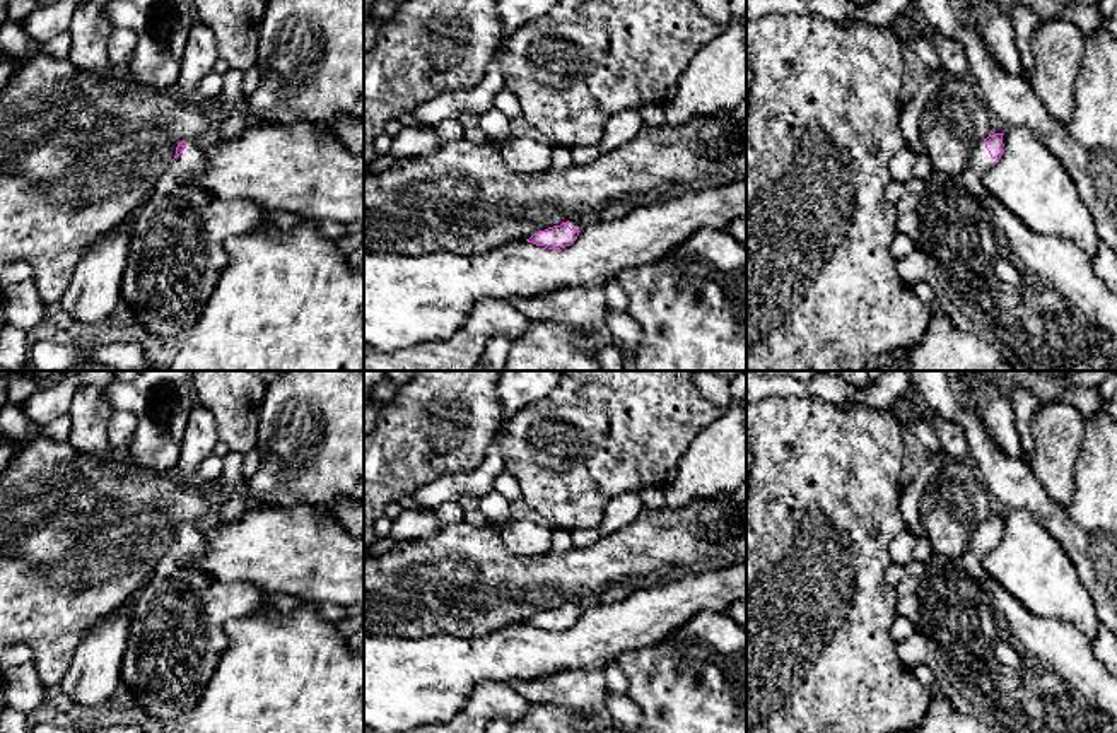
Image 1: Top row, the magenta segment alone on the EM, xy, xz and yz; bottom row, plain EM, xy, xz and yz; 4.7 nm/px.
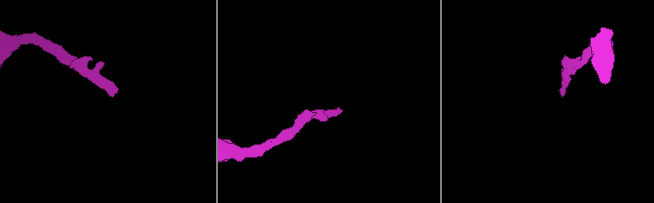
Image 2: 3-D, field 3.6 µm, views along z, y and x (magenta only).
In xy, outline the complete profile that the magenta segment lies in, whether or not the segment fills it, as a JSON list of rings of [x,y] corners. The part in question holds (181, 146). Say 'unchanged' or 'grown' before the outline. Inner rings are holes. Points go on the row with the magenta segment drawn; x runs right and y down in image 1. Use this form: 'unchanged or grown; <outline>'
grown; [[[179,142],[174,161],[133,214],[121,299],[154,337],[183,338],[195,326],[227,267],[224,243],[229,237],[266,232],[273,226],[268,219],[273,212],[244,198],[215,198],[188,183],[205,164],[205,152],[196,142]]]

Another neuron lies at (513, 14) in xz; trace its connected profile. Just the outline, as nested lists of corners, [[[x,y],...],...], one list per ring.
[[[499,0],[504,36],[543,17],[558,0]]]

